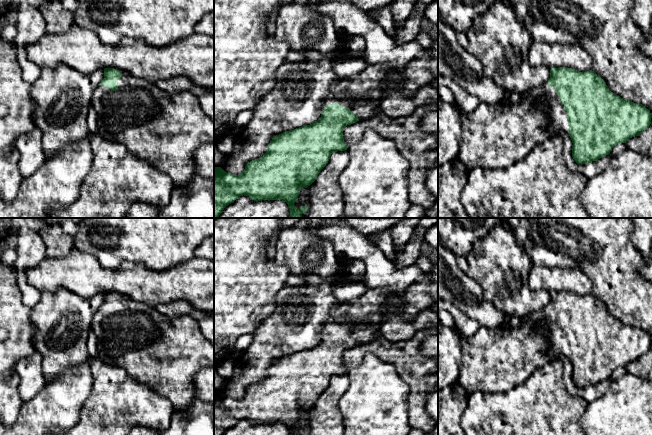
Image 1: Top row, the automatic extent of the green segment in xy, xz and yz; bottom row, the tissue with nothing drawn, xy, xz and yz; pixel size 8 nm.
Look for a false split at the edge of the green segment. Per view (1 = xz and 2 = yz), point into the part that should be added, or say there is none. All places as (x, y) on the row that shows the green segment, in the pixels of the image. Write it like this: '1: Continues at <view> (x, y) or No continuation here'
1: Continues at xz (362, 93)
2: Continues at yz (496, 136)

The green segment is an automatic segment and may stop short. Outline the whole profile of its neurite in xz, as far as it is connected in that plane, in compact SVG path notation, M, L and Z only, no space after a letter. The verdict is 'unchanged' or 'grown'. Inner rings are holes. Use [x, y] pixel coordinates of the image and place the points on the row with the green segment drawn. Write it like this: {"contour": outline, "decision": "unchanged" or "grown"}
{"contour": "M366 64L357 74L340 77L326 97L317 121L273 137L267 152L261 158L248 162L241 174L234 175L221 167L214 167L214 218L218 218L226 206L243 195L254 201L282 200L288 204L290 218L302 218L308 206L302 206L299 210L294 206L300 190L316 180L333 152L347 150L349 145L343 139L347 125L368 119L381 110L384 92L394 86L386 79L389 70L385 65Z", "decision": "grown"}

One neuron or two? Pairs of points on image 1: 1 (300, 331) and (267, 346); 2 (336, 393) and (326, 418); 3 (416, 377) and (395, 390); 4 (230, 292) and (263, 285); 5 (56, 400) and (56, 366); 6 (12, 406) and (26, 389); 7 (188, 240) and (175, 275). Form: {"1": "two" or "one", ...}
{"1": "one", "2": "one", "3": "two", "4": "one", "5": "two", "6": "two", "7": "two"}

